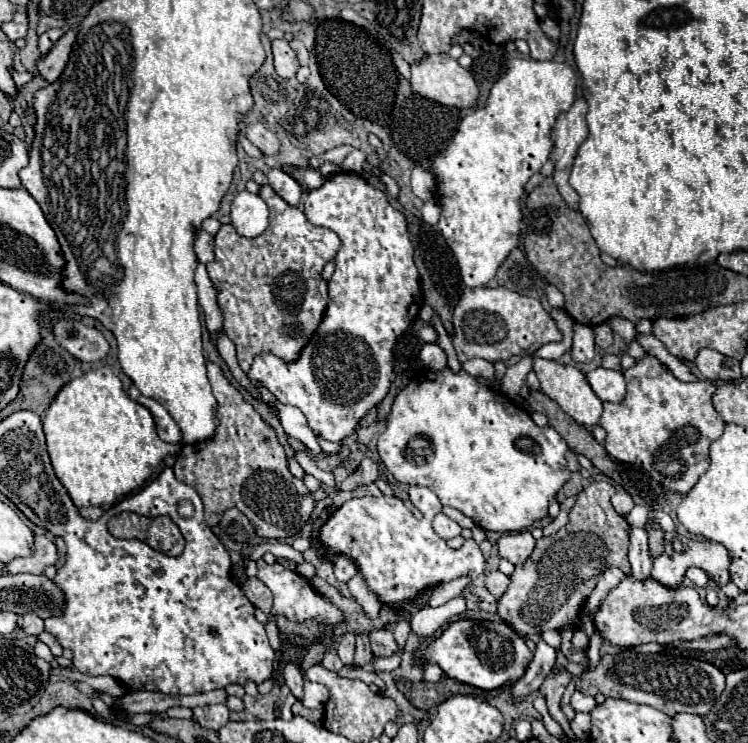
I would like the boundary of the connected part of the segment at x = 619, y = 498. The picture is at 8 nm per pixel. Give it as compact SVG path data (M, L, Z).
M617 491L612 496L611 503L620 516L626 516L630 512L630 508L635 505L632 496L629 496L625 491Z

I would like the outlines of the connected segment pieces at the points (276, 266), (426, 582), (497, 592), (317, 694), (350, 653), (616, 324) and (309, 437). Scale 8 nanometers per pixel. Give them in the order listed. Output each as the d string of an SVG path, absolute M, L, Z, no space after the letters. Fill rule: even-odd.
M262 186L260 196L270 208L270 224L266 232L256 238L244 238L238 236L238 232L232 226L222 226L214 236L216 262L206 266L210 278L220 290L218 302L224 312L226 336L236 344L238 364L246 375L254 356L258 356L260 352L272 352L286 362L298 358L300 350L318 328L328 304L328 288L326 280L322 278L322 268L340 250L338 234L334 234L328 228L310 224L296 206L286 204L270 186Z
M422 486L410 488L410 502L422 512L422 518L414 518L404 502L396 496L362 496L342 504L334 516L322 526L320 540L332 554L350 556L358 570L364 574L368 586L388 606L400 608L406 600L412 600L424 588L436 582L450 582L458 576L476 578L484 572L486 560L474 540L466 540L462 548L448 548L434 528L432 520L442 508L438 496Z
M490 570L490 572L486 574L484 586L486 586L486 590L488 590L494 598L500 598L500 596L506 592L508 584L510 584L510 578L508 578L506 574L502 574L500 570Z
M306 680L304 682L304 698L302 698L302 704L306 708L312 708L314 710L314 708L322 708L326 702L328 702L328 690L326 690L326 686Z
M344 634L338 644L338 656L344 664L352 664L354 660L354 640L356 640L354 634Z
M610 318L608 324L612 326L612 330L614 330L616 334L620 334L620 336L626 340L626 344L630 344L630 340L632 340L634 334L636 334L636 328L634 328L632 322L628 322L628 320L624 320L624 318Z
M256 381L251 382L256 388L260 388L262 400L276 404L276 408L278 408L278 412L280 412L280 424L282 424L284 432L286 432L288 436L292 436L292 438L304 442L310 452L314 452L316 456L320 456L320 454L322 454L322 448L320 448L316 436L312 434L312 430L308 428L308 422L306 422L304 414L302 414L298 408L294 408L294 406L284 406L284 404L280 404L266 388L262 388Z

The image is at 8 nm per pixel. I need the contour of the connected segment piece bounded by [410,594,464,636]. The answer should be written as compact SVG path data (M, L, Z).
M464 594L462 596L456 596L454 600L446 602L444 606L440 608L432 608L432 606L426 606L422 610L418 610L414 616L412 616L412 630L420 636L432 636L438 628L442 628L444 624L448 624L454 616L462 614L464 612Z

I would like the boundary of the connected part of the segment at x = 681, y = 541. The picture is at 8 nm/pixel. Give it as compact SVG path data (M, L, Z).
M670 532L664 536L664 554L654 558L654 566L652 566L652 578L666 584L666 586L678 586L682 582L682 574L686 568L690 566L698 566L702 568L708 578L716 584L716 586L726 586L730 582L728 576L728 568L730 568L730 554L724 546L718 546L718 542L706 542L706 540L692 540L686 536L680 536L678 532Z

